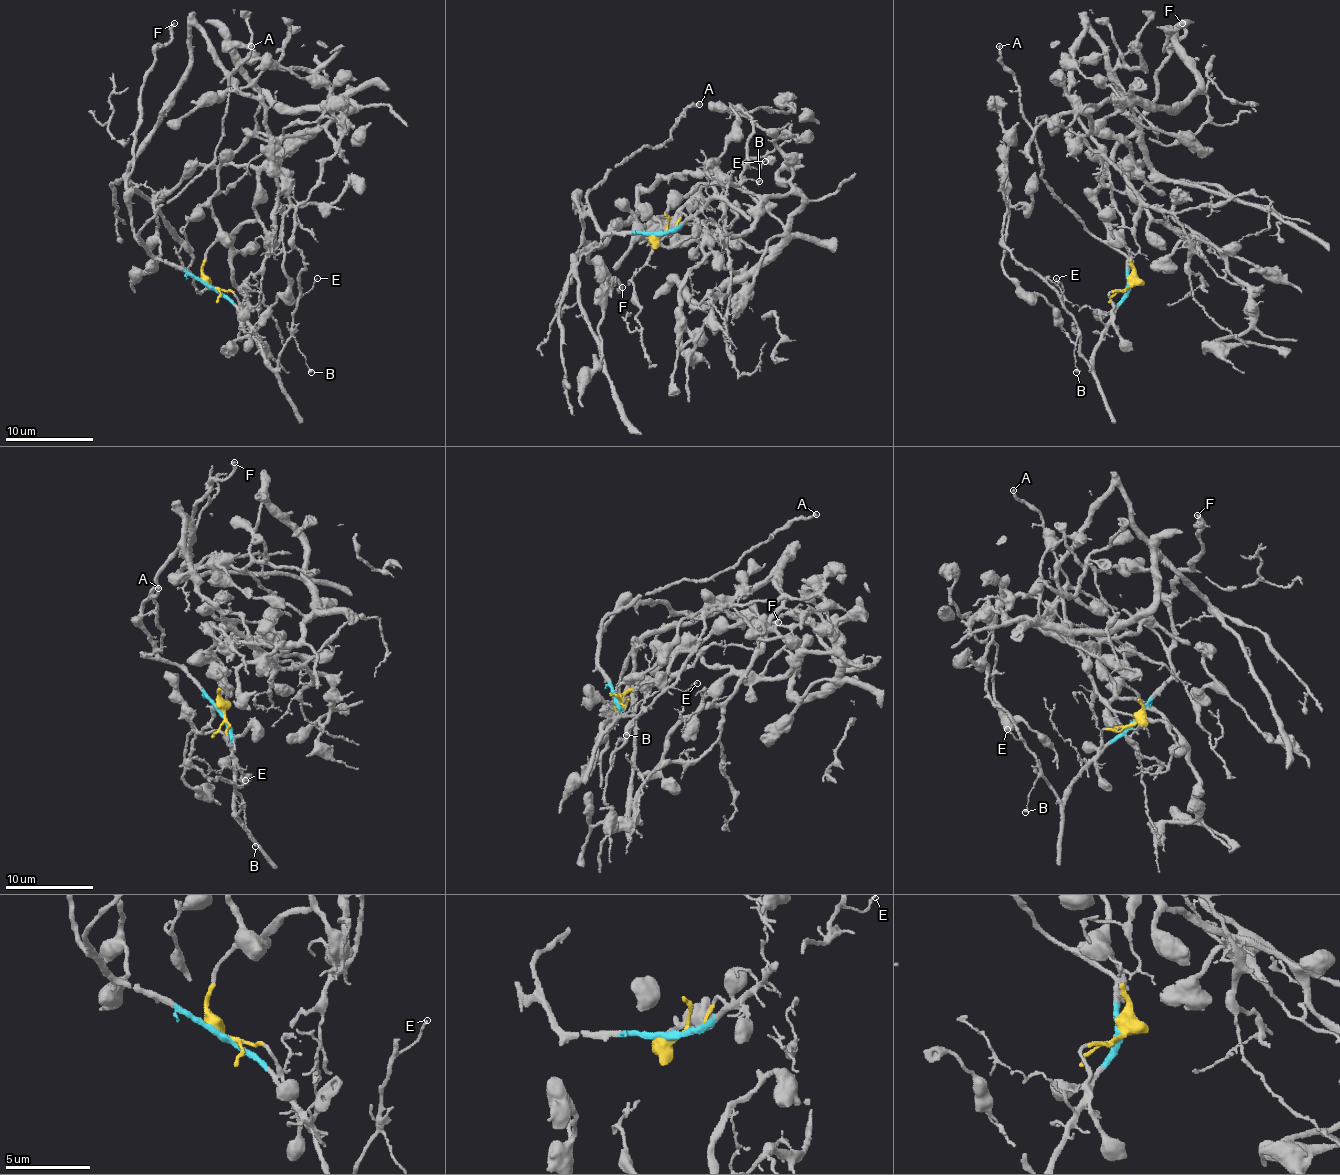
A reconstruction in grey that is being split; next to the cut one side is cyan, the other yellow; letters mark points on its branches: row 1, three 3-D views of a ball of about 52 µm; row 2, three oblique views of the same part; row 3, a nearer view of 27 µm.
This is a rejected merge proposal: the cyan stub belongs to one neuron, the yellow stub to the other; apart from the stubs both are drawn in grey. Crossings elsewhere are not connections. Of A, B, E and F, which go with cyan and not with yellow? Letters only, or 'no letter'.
A, B, E, F

